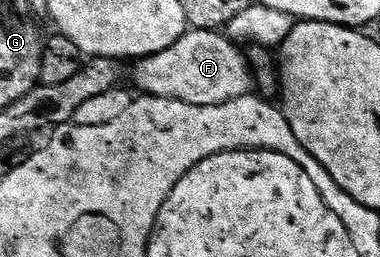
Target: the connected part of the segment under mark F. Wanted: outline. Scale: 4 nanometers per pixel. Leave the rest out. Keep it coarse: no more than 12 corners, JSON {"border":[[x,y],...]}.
{"border":[[189,28],[135,63],[144,96],[217,106],[254,90],[249,55]]}

